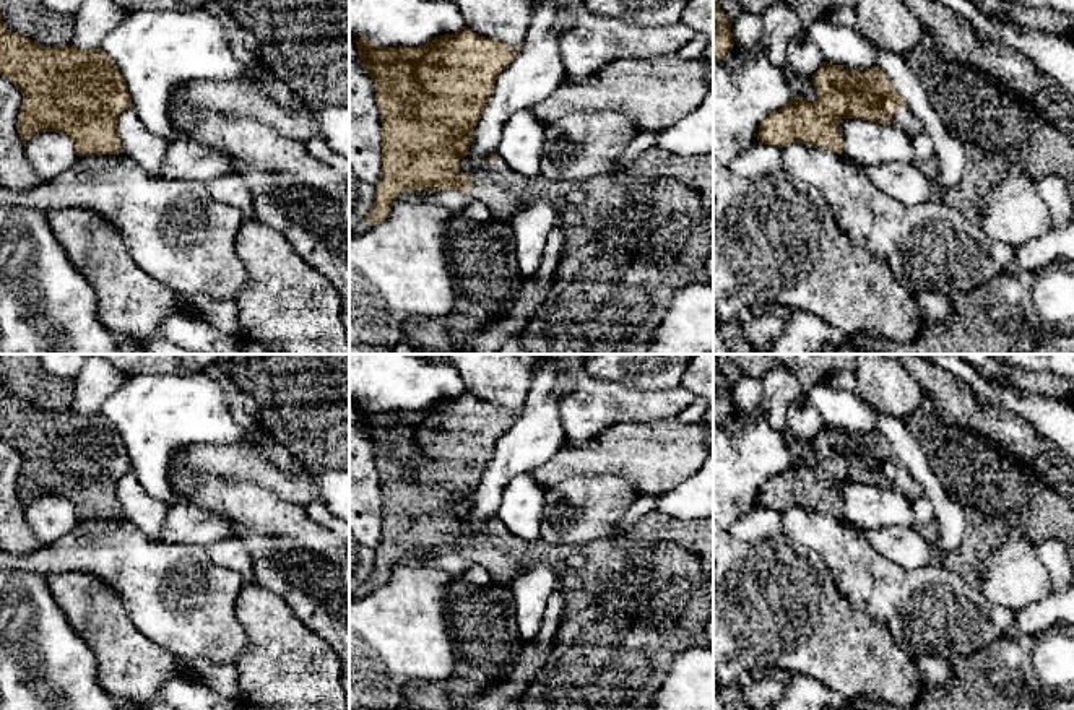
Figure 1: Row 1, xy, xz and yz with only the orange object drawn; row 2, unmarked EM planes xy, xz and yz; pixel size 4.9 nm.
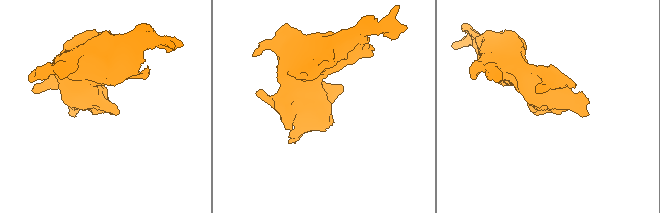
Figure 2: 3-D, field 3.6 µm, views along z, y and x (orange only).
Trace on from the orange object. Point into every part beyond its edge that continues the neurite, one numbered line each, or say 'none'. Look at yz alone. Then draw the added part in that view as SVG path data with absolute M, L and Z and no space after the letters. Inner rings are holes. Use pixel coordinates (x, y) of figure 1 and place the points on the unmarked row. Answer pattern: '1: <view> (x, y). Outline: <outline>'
1: yz (904, 483). Outline: M908 470L900 471L892 478L892 487L910 502L926 496L923 486L910 474Z

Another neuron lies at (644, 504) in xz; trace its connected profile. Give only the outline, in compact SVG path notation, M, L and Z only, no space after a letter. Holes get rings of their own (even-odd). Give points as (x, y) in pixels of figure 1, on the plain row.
M642 494L624 513L622 520L616 525L614 531L608 536L608 539L621 539L627 535L627 530L637 523L637 520L648 512L653 512L656 507L656 496Z

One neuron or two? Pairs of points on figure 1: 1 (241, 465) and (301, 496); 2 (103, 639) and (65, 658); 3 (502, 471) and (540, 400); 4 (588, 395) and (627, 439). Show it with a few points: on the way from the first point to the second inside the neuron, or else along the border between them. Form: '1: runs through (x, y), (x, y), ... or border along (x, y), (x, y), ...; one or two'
1: runs through (255, 468), (286, 484); one
2: border along (65, 614), (70, 627), (91, 650), (99, 681); two
3: runs through (515, 454), (538, 431), (538, 418); one
4: border along (652, 421), (613, 423), (582, 445); two

